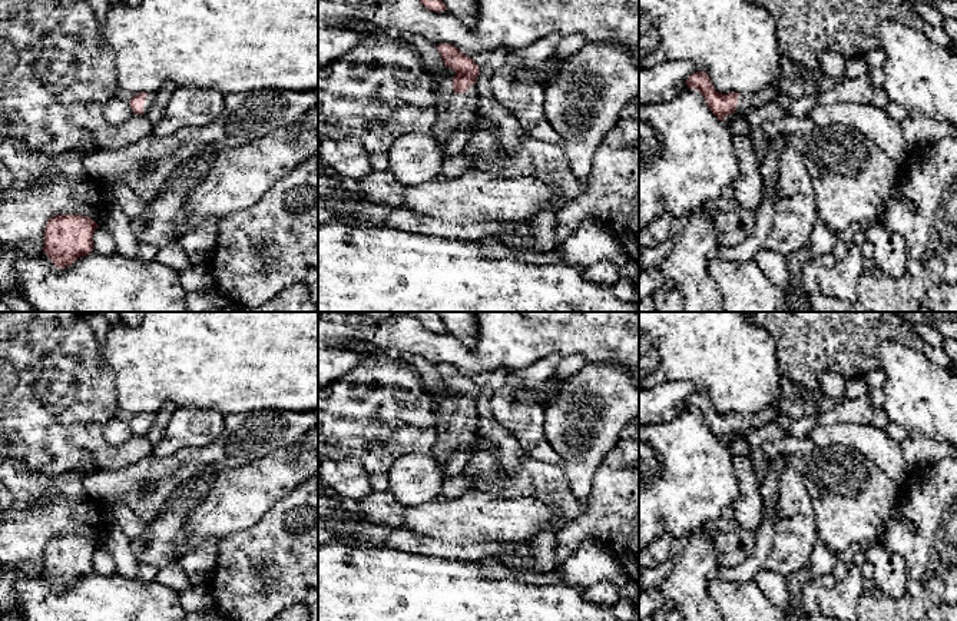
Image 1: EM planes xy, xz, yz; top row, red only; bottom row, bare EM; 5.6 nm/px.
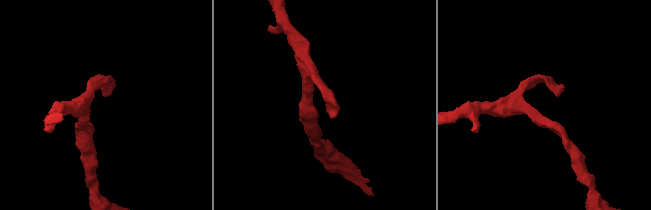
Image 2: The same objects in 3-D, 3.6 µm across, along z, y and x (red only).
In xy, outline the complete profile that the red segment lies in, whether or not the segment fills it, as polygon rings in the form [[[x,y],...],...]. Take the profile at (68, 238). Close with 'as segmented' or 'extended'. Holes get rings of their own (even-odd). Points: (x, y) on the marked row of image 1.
[[[57,215],[47,220],[43,250],[56,268],[69,268],[93,252],[97,223],[82,215]]] | as segmented

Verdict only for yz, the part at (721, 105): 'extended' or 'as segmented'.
extended

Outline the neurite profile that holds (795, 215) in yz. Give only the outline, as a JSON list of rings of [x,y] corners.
[[[789,143],[778,162],[778,183],[772,228],[765,248],[787,256],[808,245],[818,220],[815,189],[801,153]]]

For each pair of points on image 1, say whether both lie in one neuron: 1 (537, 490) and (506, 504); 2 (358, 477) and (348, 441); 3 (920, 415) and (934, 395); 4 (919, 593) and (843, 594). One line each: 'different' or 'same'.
1: different
2: different
3: same
4: different

